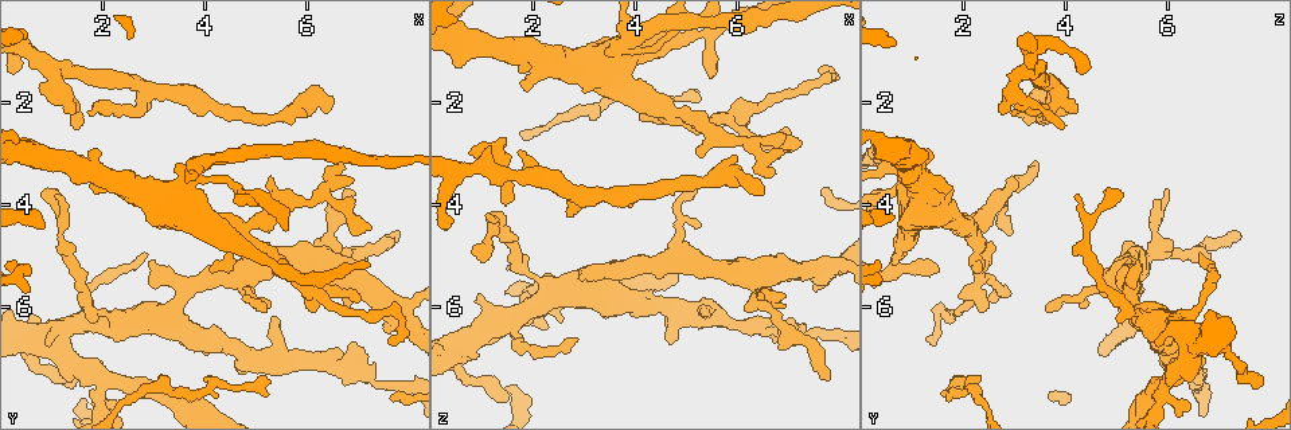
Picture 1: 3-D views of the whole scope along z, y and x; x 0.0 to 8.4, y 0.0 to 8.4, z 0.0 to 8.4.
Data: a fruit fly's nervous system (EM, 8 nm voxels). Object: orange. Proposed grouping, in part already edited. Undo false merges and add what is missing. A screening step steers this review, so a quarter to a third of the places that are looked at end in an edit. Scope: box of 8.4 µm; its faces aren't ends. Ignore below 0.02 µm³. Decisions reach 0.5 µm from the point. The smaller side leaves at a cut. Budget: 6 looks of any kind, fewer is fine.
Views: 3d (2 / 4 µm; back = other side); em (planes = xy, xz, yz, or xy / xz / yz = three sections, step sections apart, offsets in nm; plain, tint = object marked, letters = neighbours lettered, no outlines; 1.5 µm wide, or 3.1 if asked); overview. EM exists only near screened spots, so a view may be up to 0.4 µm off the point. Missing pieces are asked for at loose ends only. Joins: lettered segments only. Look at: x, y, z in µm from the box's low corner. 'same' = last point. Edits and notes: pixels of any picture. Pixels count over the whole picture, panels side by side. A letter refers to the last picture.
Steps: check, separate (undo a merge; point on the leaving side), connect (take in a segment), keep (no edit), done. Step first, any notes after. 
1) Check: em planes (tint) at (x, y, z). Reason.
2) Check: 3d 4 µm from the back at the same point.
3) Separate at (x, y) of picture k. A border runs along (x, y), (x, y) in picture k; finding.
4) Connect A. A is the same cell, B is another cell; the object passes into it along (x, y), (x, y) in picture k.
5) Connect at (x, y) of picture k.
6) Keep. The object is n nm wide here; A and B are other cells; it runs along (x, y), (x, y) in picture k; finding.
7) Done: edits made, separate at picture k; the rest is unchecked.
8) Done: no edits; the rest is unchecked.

Check: em 3.1 µm xz step 16 (tint) at (6.40, 5.00, 5.65). A narrow waist.

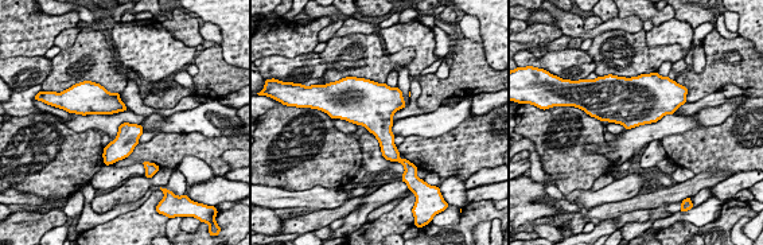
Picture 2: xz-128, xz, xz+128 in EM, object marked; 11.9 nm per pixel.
Check: em 3.1 µm planes (letters) at the same point.

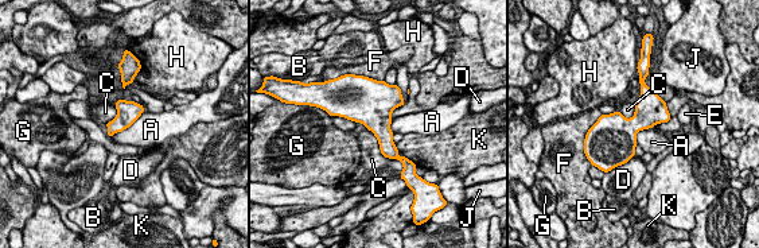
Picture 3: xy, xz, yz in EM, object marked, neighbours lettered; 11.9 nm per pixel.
Keep. The longest contact is with A, 550 nm; A, B, C, D, E, F, G, H, J and K are other cells; a border runs along (144, 111), (128, 127), (109, 136) in picture 3; one cell here.

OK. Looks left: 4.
Check: 3d 4 µm at (2.05, 6.10, 5.35). Three arms meet.

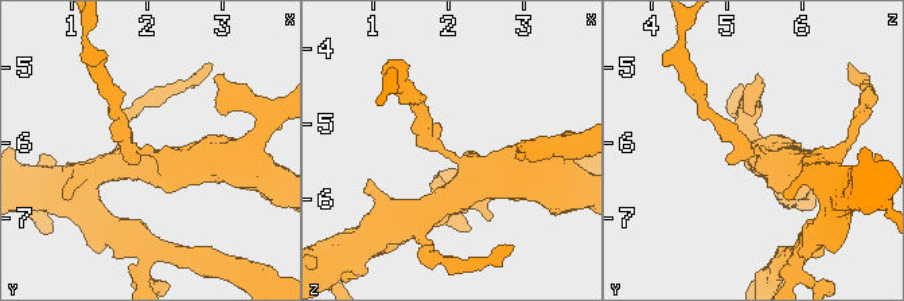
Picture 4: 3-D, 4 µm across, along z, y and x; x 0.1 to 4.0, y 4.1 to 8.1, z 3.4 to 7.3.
Check: em xy step 4 (tint) at (2.05, 6.10, 5.45). 3 arms meet here; the arms are 240, 400, 500 nm wide; now the EM.

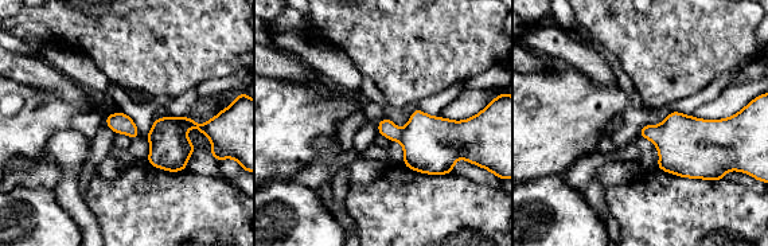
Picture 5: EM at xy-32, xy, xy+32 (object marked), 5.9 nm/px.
Check: em planes (letters) at the same point. Cut it another way.

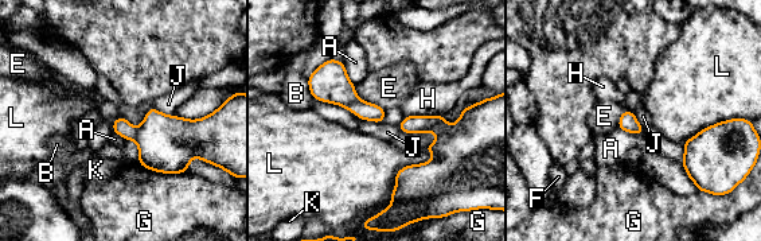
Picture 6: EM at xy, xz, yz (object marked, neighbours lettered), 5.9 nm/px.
Keep. The object is 110 nm wide here; the longest contact is with L, 500 nm; A, B, E, F, G, H, J, K and L are other cells; continuous, no second cell.

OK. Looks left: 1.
Done: no edits; the rest is unchecked.

